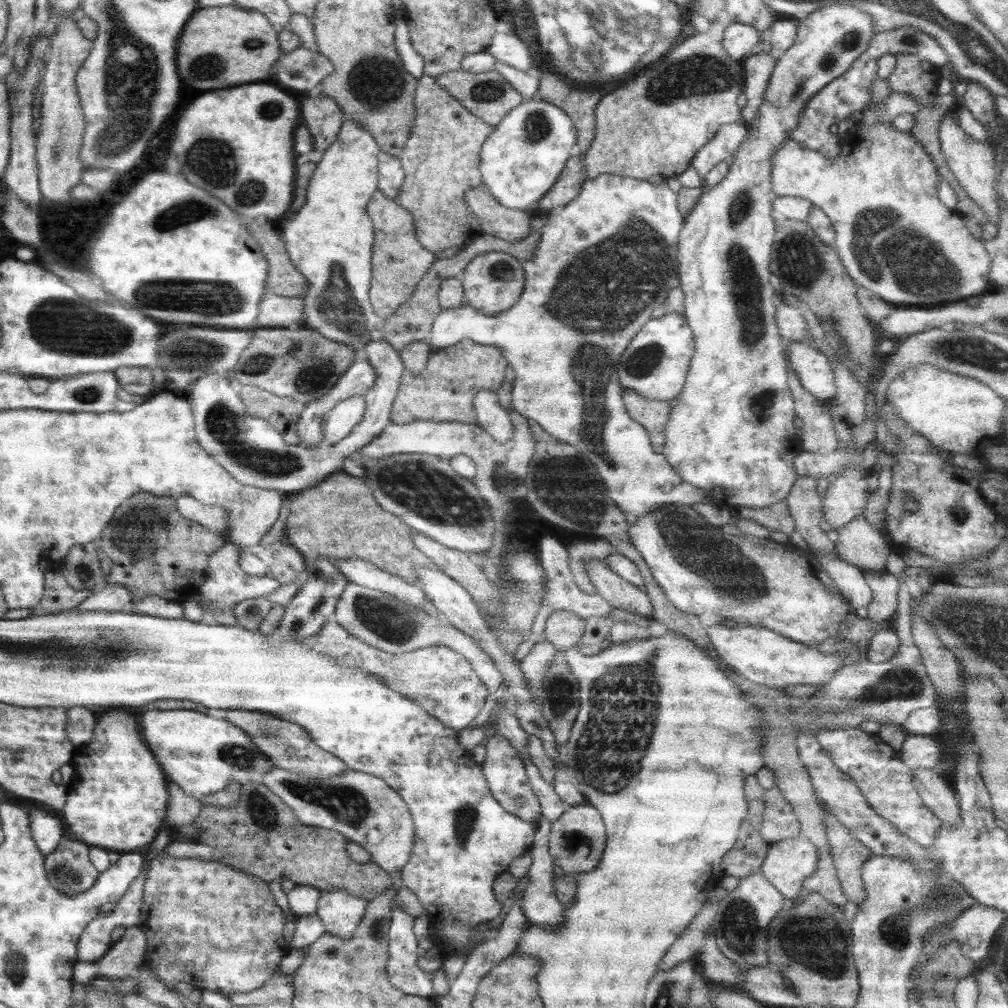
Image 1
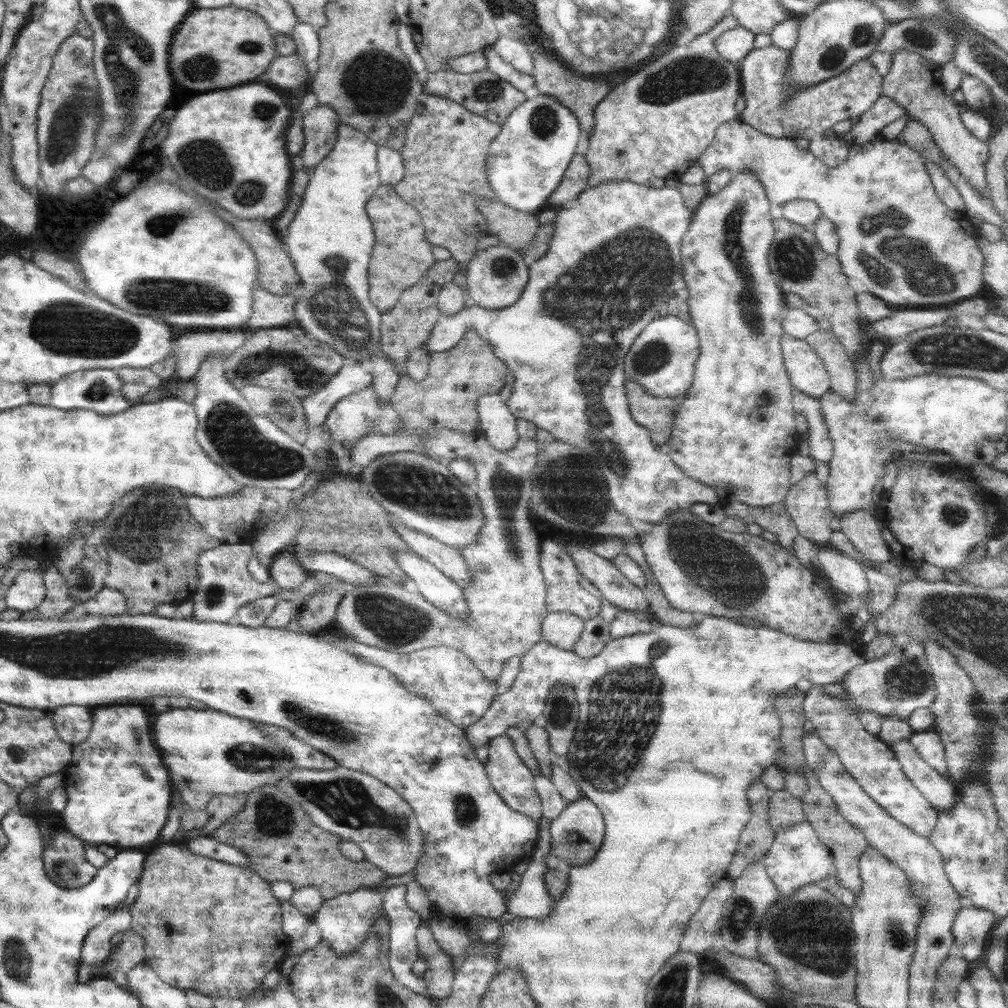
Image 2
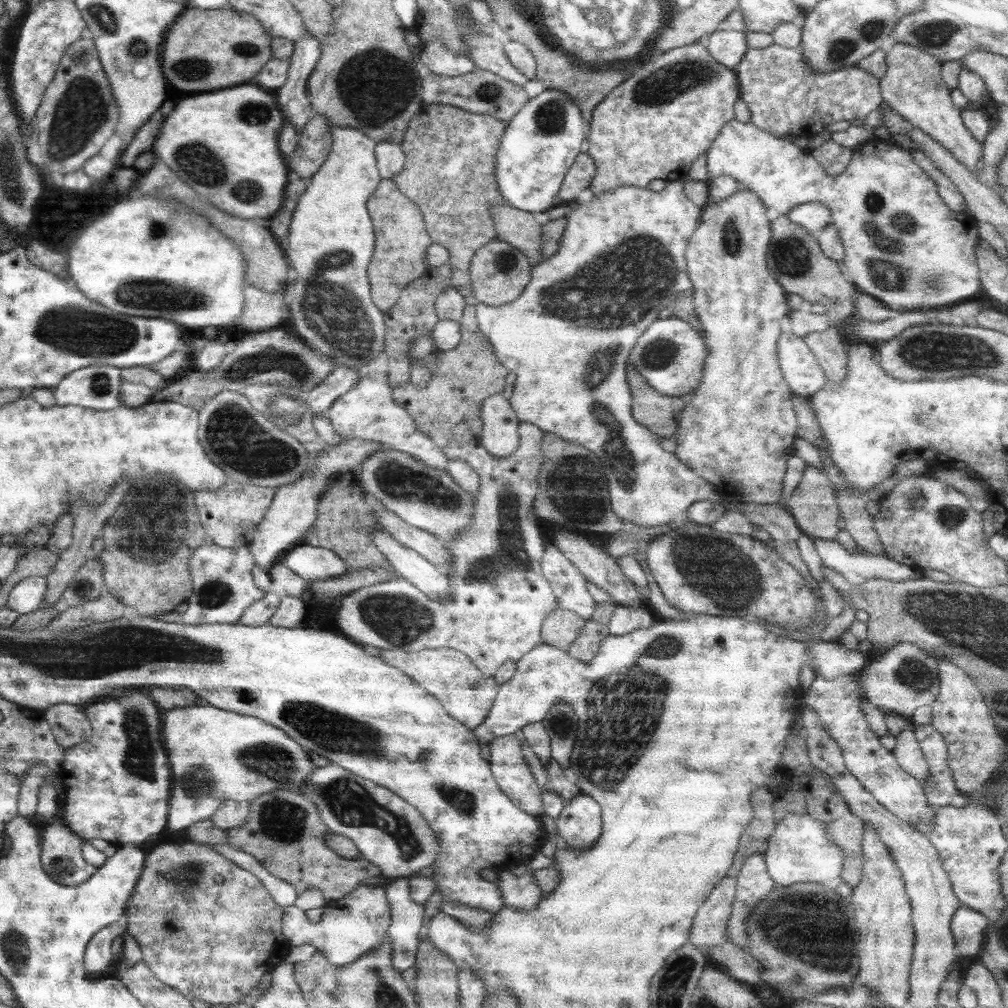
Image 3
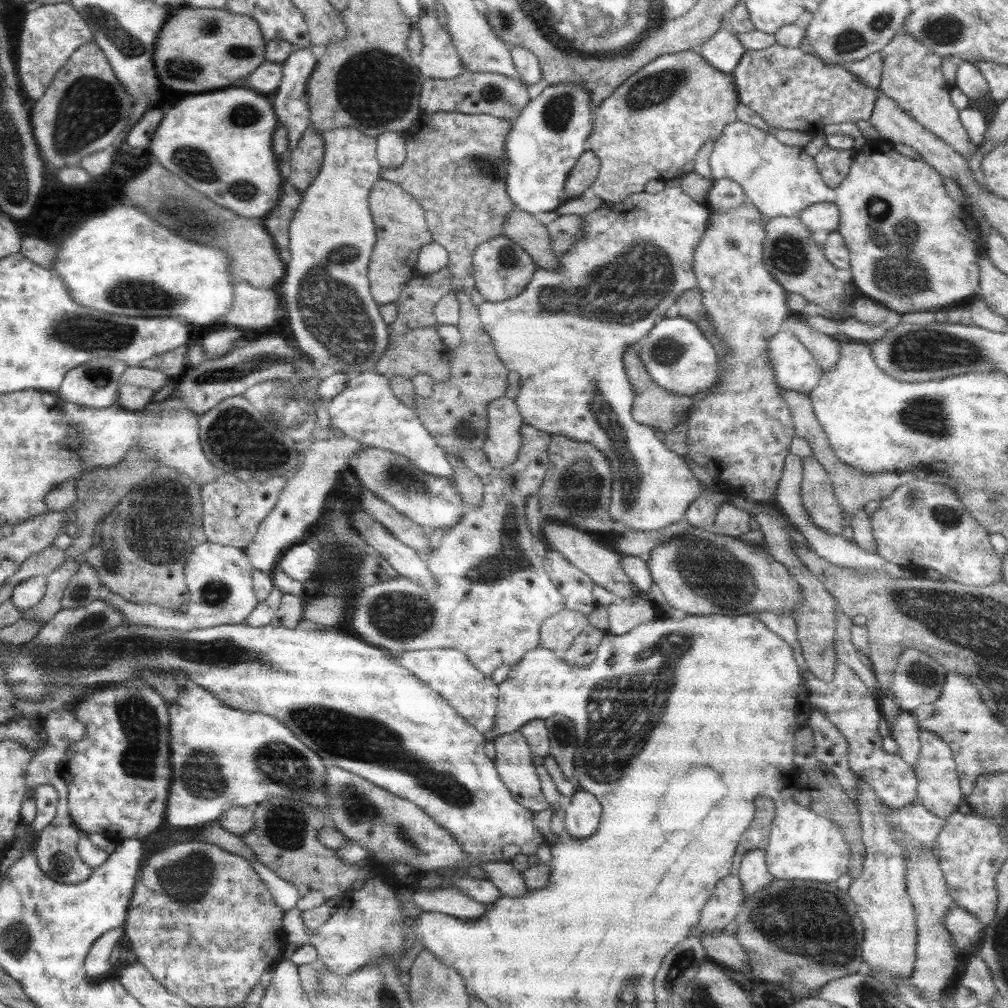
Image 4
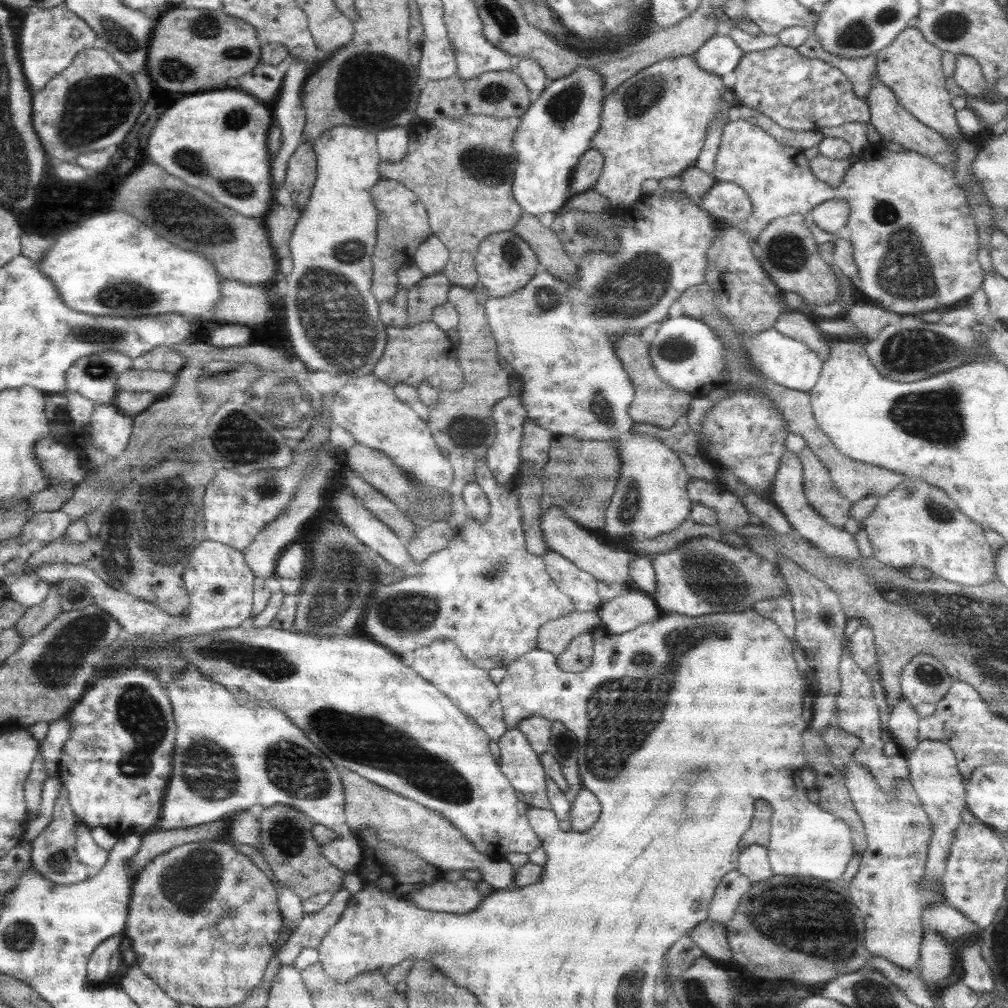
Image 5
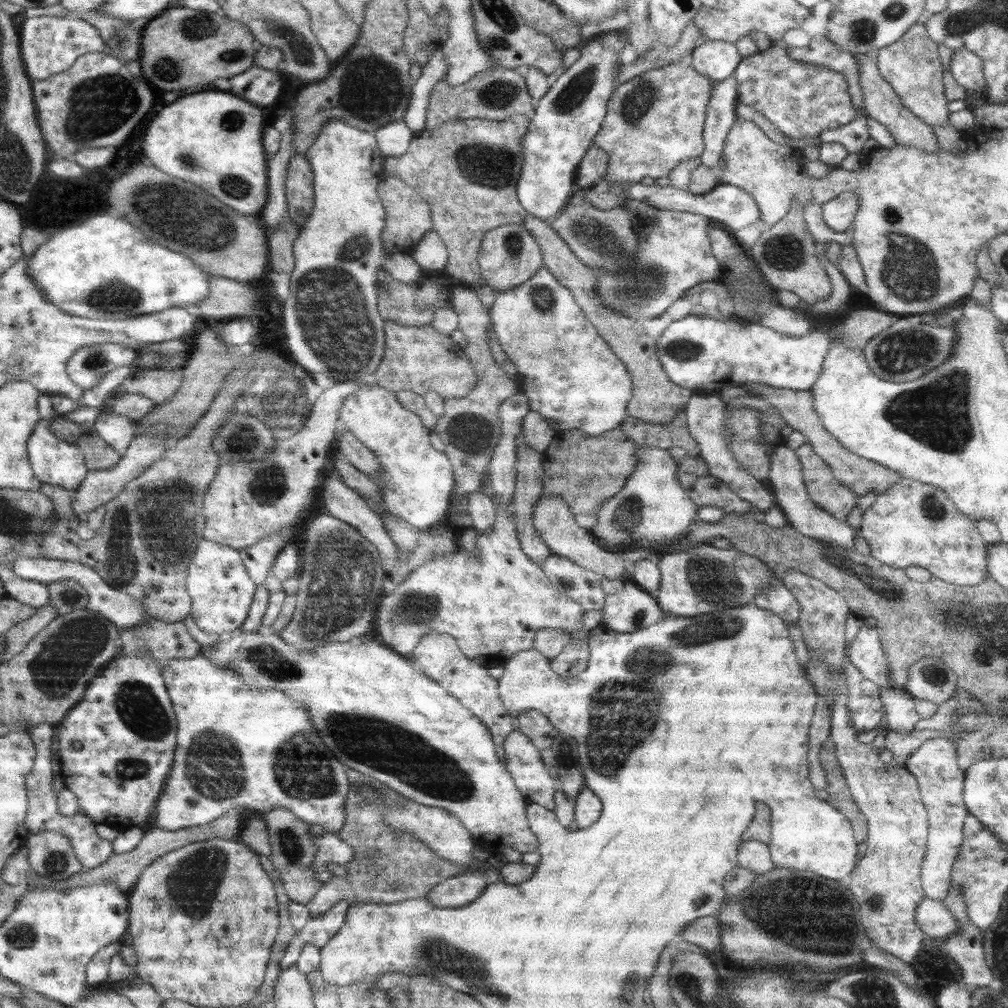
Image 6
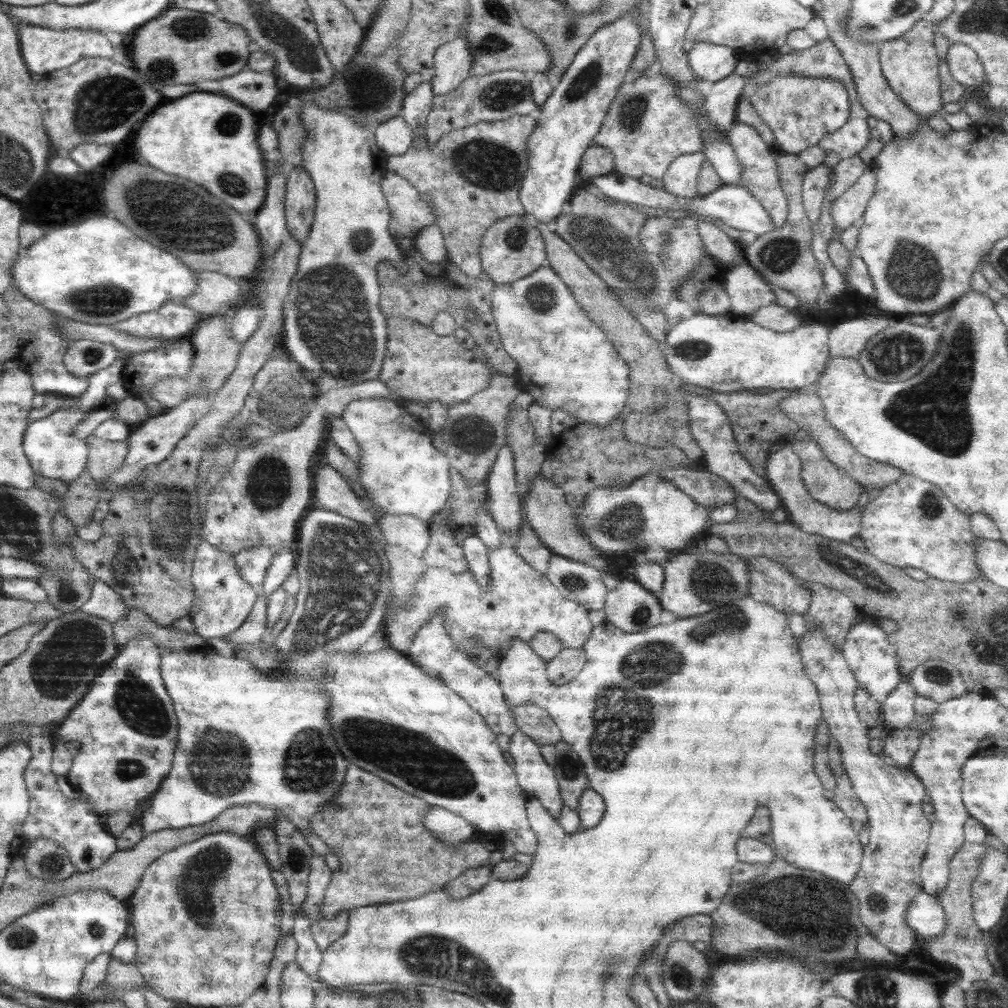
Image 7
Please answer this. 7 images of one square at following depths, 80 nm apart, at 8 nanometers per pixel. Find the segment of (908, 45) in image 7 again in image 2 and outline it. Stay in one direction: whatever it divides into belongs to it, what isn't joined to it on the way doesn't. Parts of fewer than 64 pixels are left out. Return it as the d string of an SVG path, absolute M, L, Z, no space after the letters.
M904 49L892 53L891 65L883 75L881 94L891 98L905 113L899 116L907 123L919 120L933 136L935 143L950 163L973 186L975 191L986 195L985 162L988 160L989 148L986 141L978 140L961 121L962 106L953 98L946 96L944 83L940 76L941 65L920 56L917 52Z

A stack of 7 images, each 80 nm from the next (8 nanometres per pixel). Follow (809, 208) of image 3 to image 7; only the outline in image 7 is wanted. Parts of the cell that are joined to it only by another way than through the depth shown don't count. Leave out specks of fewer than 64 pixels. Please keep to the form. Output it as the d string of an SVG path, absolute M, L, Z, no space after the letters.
M874 164L867 165L860 178L846 192L835 198L830 212L838 231L862 224L864 211L876 190L876 177Z

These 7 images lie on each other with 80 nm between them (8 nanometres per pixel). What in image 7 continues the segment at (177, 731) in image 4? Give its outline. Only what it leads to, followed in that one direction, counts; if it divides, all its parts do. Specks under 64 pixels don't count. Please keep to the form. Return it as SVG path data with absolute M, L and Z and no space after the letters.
M310 508L297 530L295 573L301 585L288 624L278 636L272 637L277 650L281 650L287 679L265 677L248 660L221 656L210 646L202 646L194 654L162 653L161 677L177 717L178 738L172 770L137 817L144 835L207 823L226 808L245 804L294 810L309 821L343 785L348 764L330 736L328 698L322 694L318 682L326 674L328 658L324 656L332 656L336 650L358 650L386 618L390 592L388 582L382 582L382 574L389 572L390 563L383 544L366 525L337 512Z

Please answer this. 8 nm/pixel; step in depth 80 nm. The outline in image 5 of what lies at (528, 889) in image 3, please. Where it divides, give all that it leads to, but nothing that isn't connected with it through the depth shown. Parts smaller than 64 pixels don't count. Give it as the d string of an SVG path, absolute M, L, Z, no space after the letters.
M346 768L338 769L345 792L345 815L352 834L362 827L376 829L378 840L392 848L414 851L422 860L437 866L441 872L448 870L477 870L482 882L495 888L515 888L515 869L507 860L496 860L472 848L452 822L439 812L431 811L414 800L374 784Z

